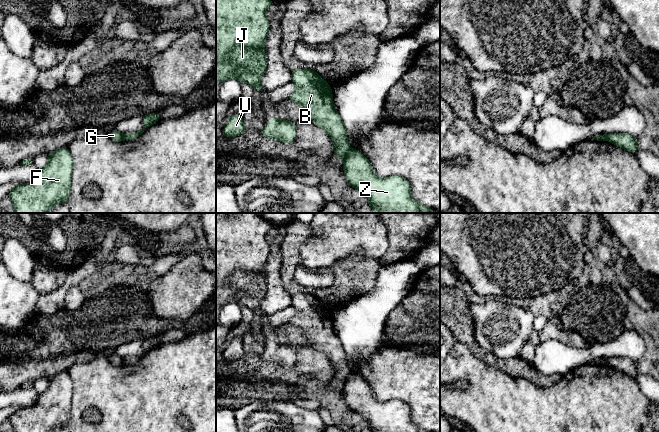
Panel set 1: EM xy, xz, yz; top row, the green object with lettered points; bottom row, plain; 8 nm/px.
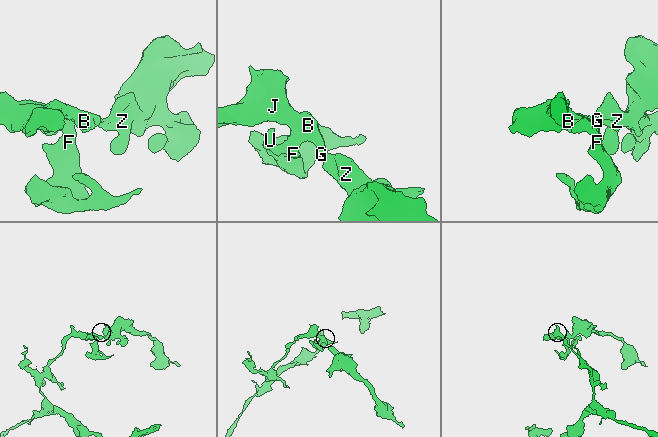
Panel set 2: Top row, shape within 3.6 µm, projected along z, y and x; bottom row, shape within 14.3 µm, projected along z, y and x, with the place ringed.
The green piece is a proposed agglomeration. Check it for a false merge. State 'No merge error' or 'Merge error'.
Merge error

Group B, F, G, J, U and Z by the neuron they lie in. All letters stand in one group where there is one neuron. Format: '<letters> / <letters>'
B F G J U / Z

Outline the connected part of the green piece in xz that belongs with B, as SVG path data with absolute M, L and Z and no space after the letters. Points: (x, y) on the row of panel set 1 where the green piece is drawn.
M309 68L292 71L291 81L296 89L287 101L299 104L305 115L330 135L335 147L335 158L345 157L351 147L341 116L333 104L330 85Z

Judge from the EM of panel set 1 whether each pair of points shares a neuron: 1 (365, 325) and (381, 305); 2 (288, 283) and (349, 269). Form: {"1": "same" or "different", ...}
{"1": "same", "2": "same"}

